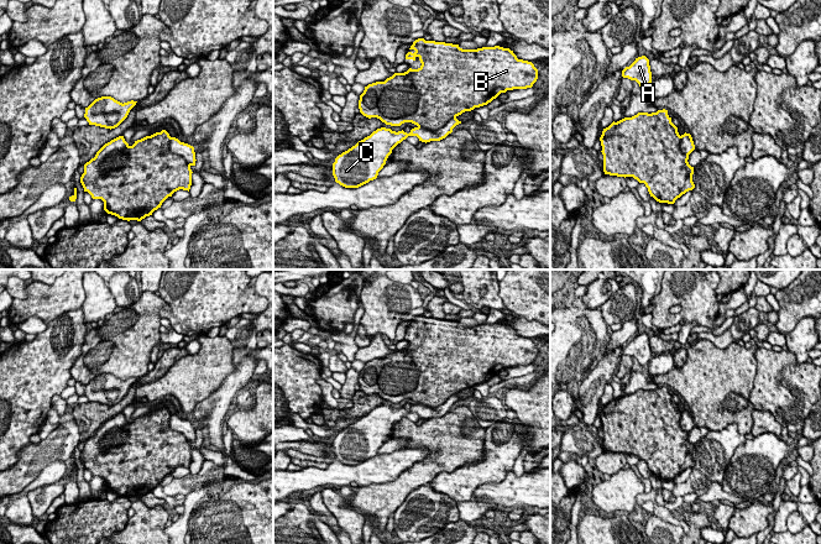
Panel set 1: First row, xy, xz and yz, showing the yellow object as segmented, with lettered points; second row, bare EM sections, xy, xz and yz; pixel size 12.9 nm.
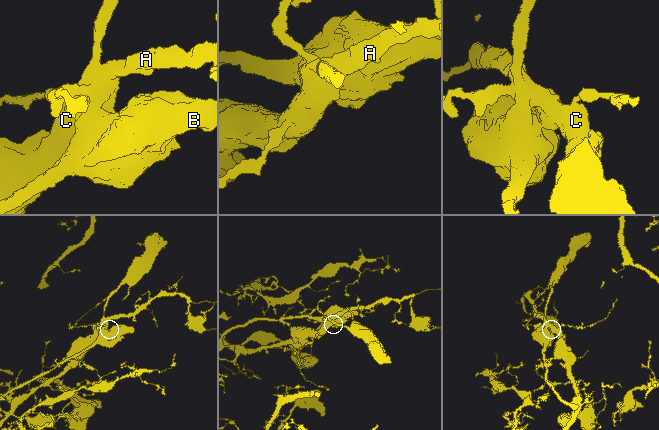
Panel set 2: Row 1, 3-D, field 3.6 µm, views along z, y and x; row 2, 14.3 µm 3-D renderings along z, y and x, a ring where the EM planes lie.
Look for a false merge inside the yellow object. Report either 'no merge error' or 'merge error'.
merge error

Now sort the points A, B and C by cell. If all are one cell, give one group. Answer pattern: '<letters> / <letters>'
A C / B

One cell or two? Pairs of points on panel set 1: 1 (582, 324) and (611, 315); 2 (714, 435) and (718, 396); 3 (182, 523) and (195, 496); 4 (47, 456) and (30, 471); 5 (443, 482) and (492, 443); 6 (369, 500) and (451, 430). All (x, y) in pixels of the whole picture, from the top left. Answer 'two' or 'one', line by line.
1: two
2: two
3: one
4: one
5: one
6: one

